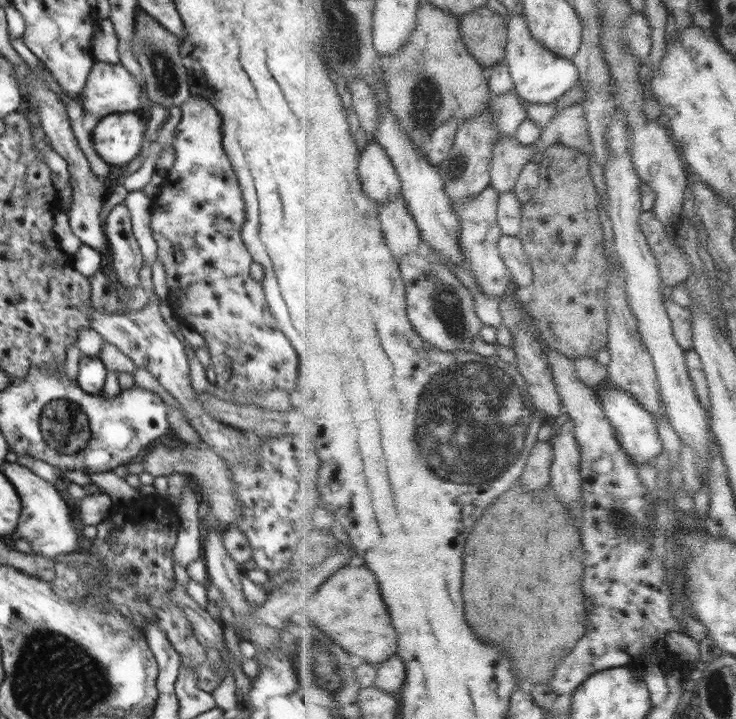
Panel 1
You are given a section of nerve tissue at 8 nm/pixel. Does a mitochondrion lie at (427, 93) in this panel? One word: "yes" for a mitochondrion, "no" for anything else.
yes

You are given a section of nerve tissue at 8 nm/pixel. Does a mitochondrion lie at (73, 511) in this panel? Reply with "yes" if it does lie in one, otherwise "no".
no

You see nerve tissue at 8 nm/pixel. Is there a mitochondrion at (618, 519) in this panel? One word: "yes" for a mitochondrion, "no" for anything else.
yes

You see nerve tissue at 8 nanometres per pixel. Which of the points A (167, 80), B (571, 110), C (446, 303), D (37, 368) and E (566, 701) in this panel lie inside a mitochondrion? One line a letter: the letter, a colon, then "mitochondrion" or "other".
A: mitochondrion
B: other
C: mitochondrion
D: other
E: other

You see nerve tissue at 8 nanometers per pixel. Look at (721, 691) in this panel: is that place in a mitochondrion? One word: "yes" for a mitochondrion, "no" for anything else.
yes

